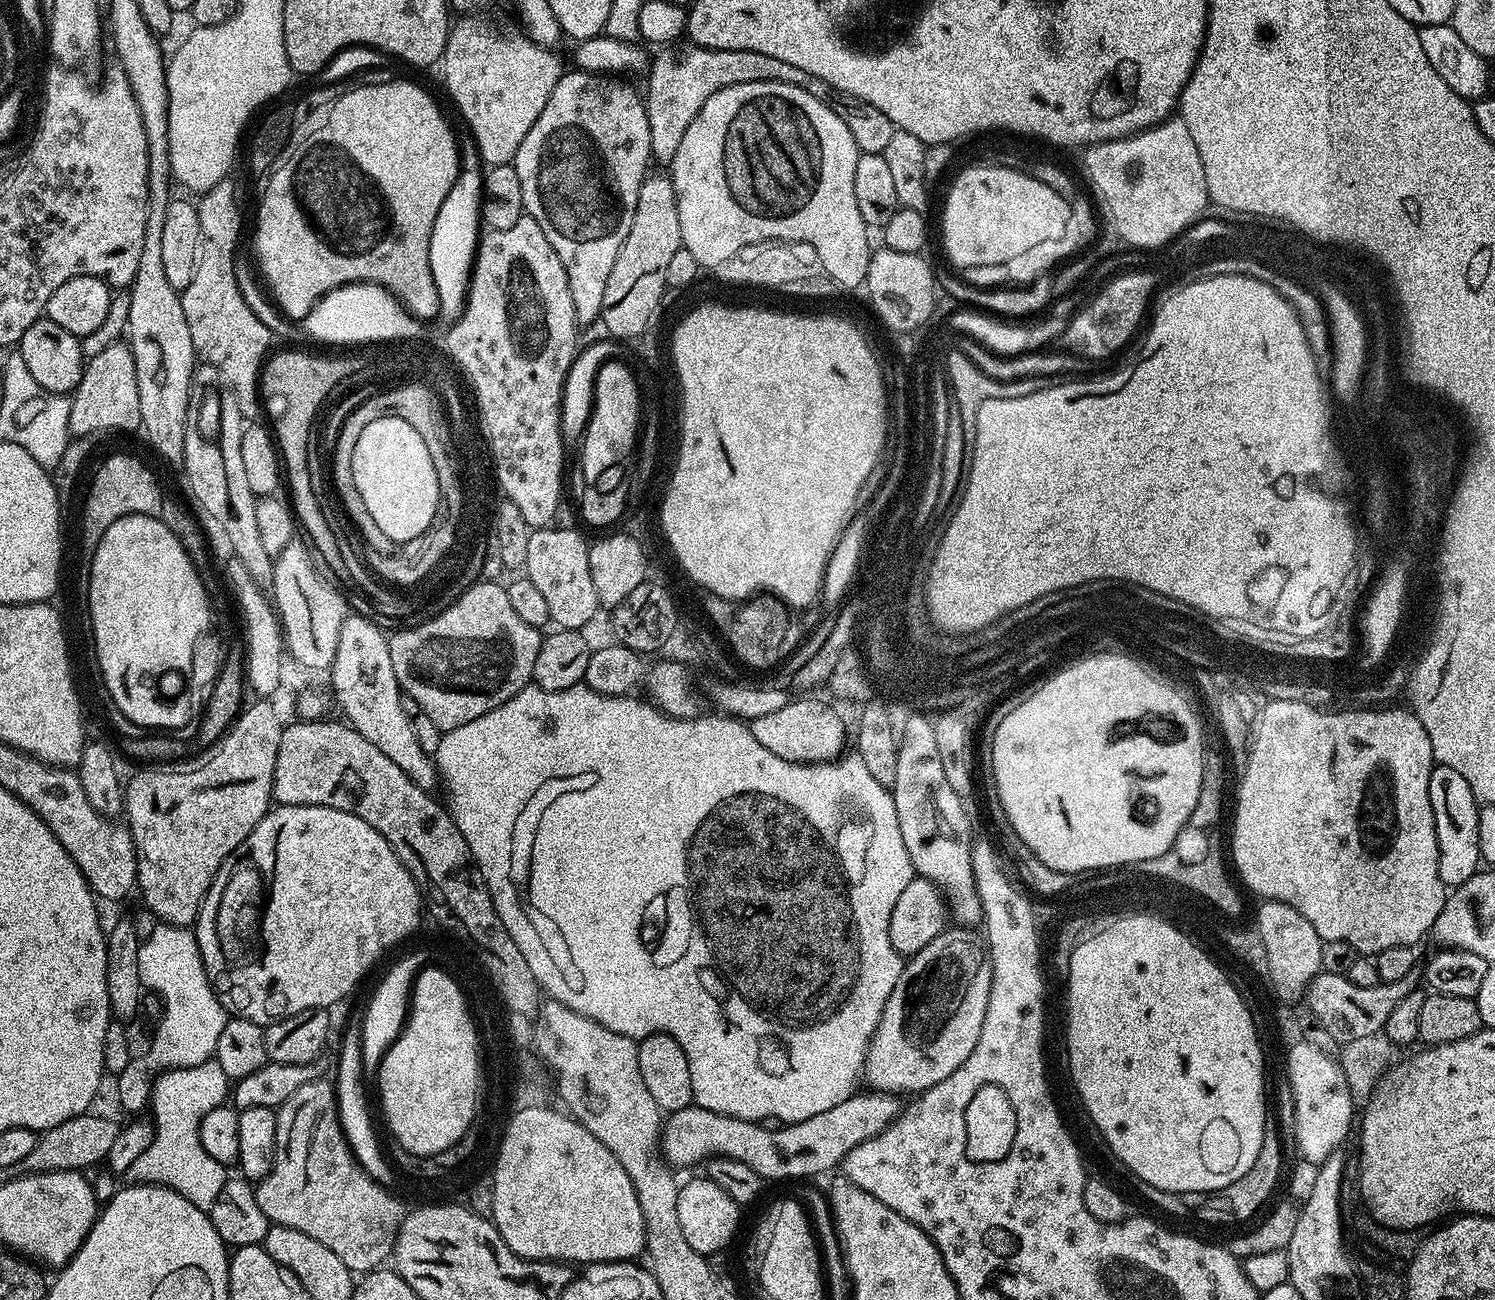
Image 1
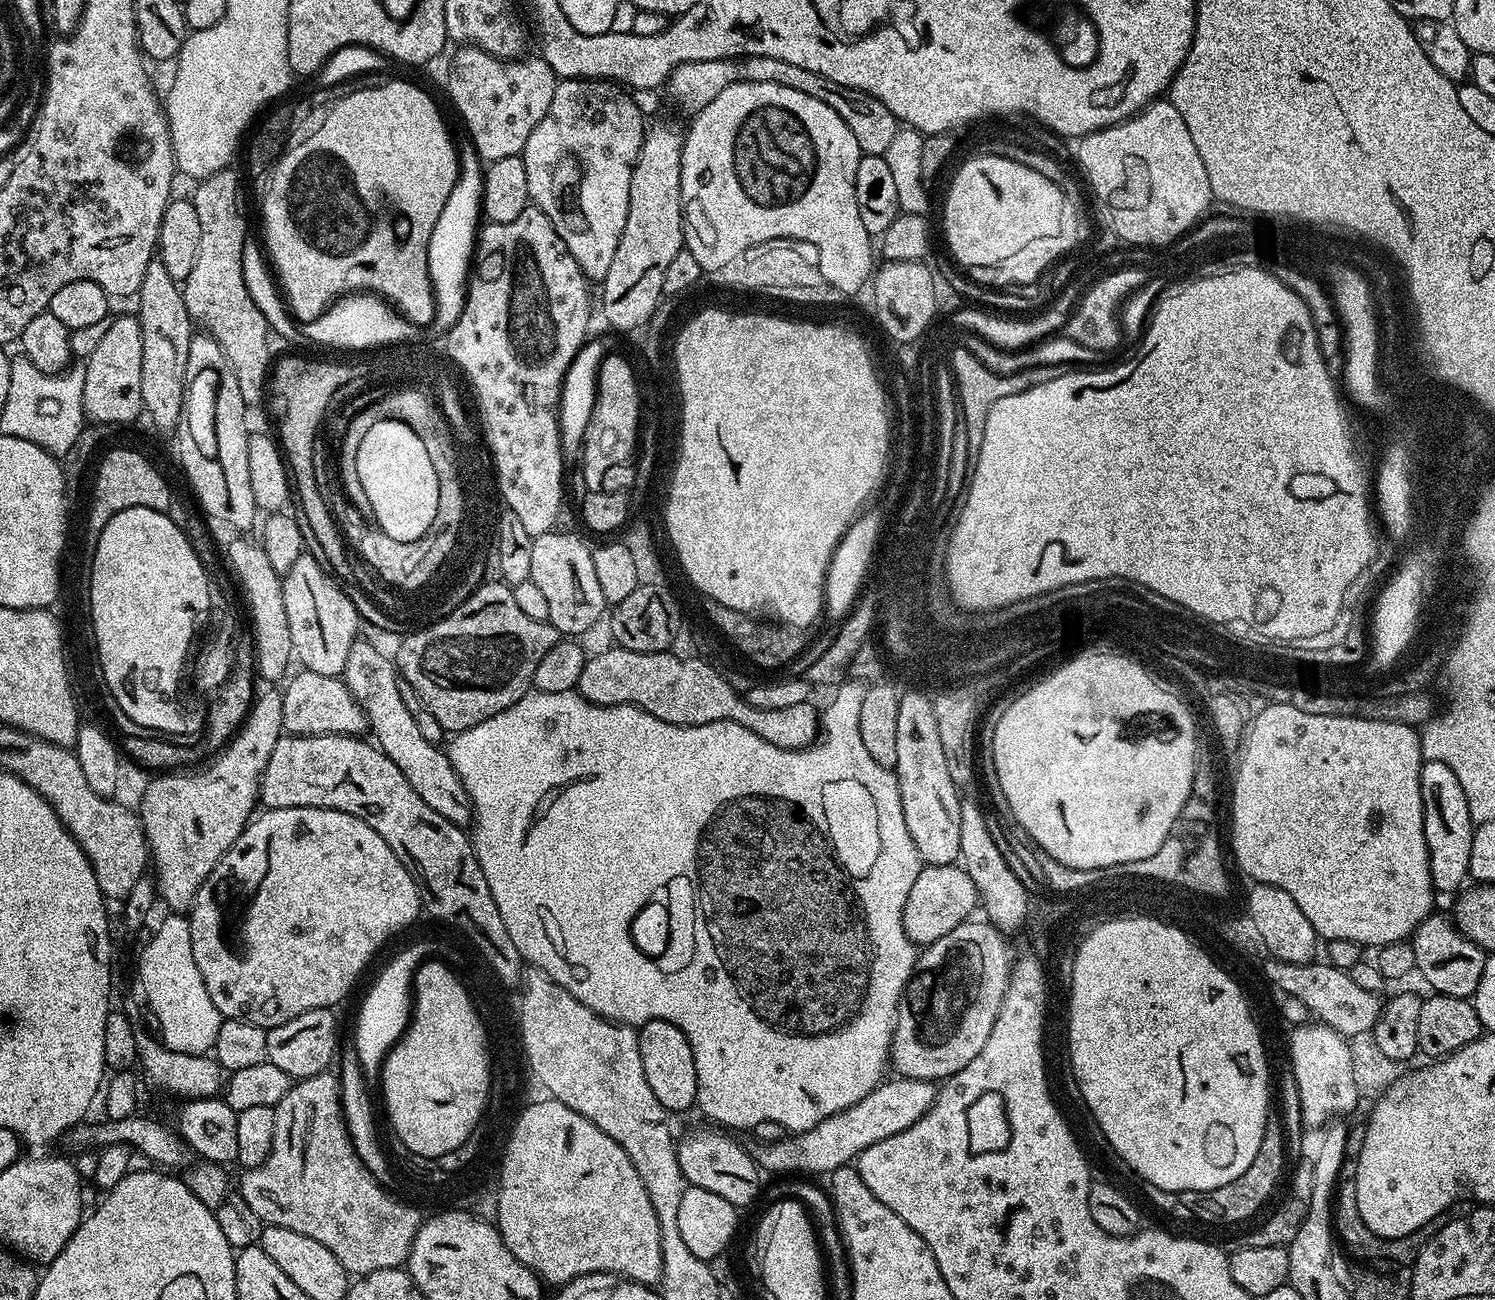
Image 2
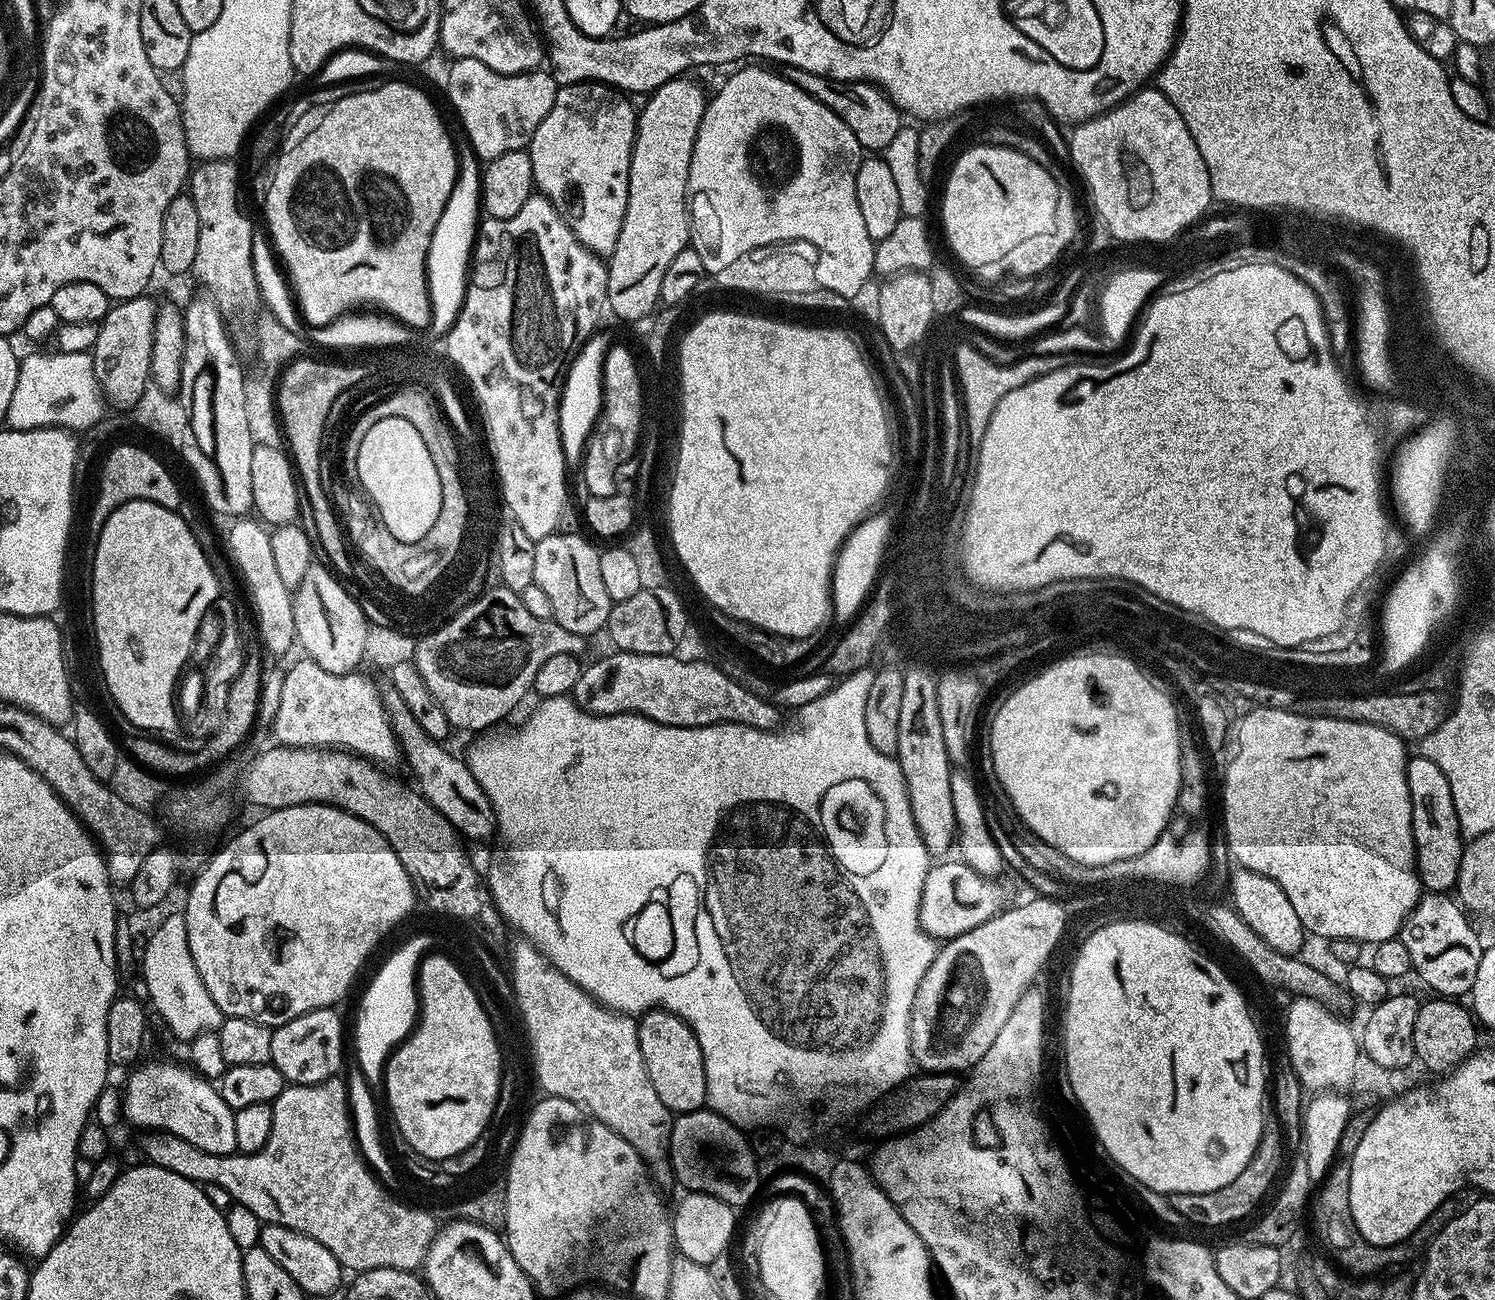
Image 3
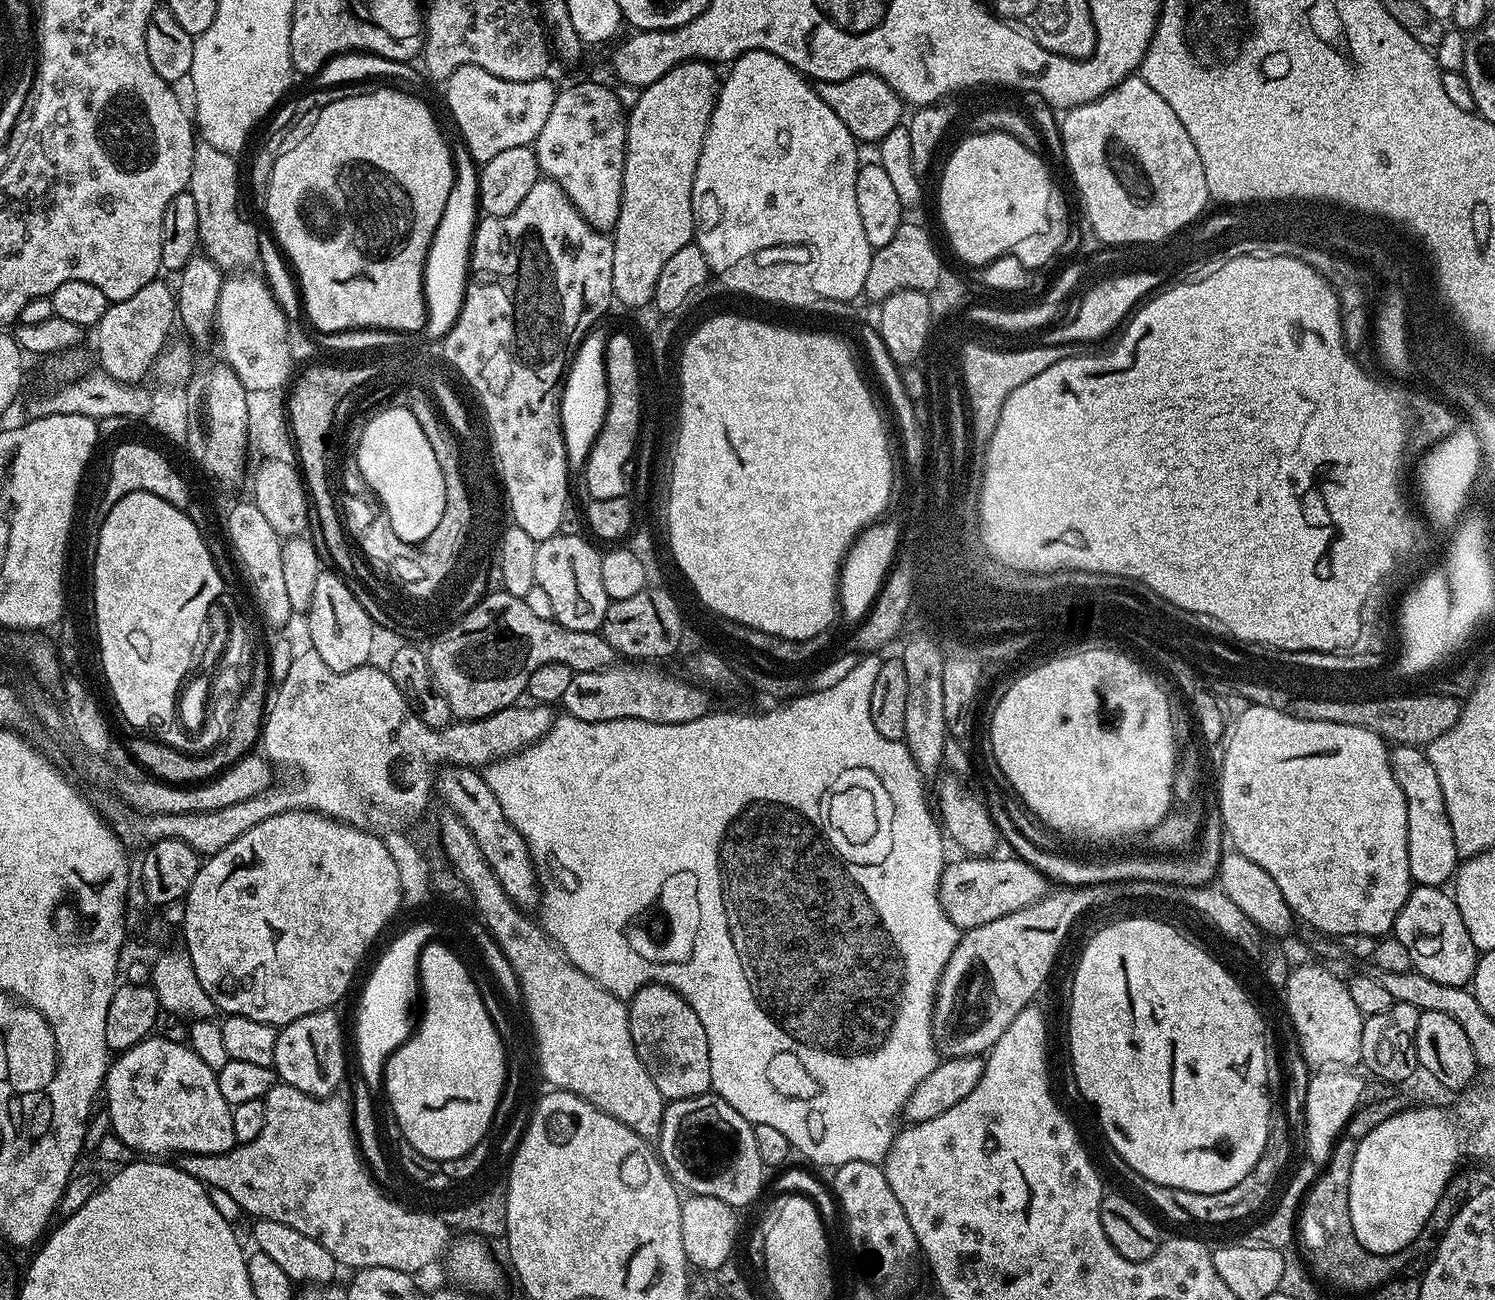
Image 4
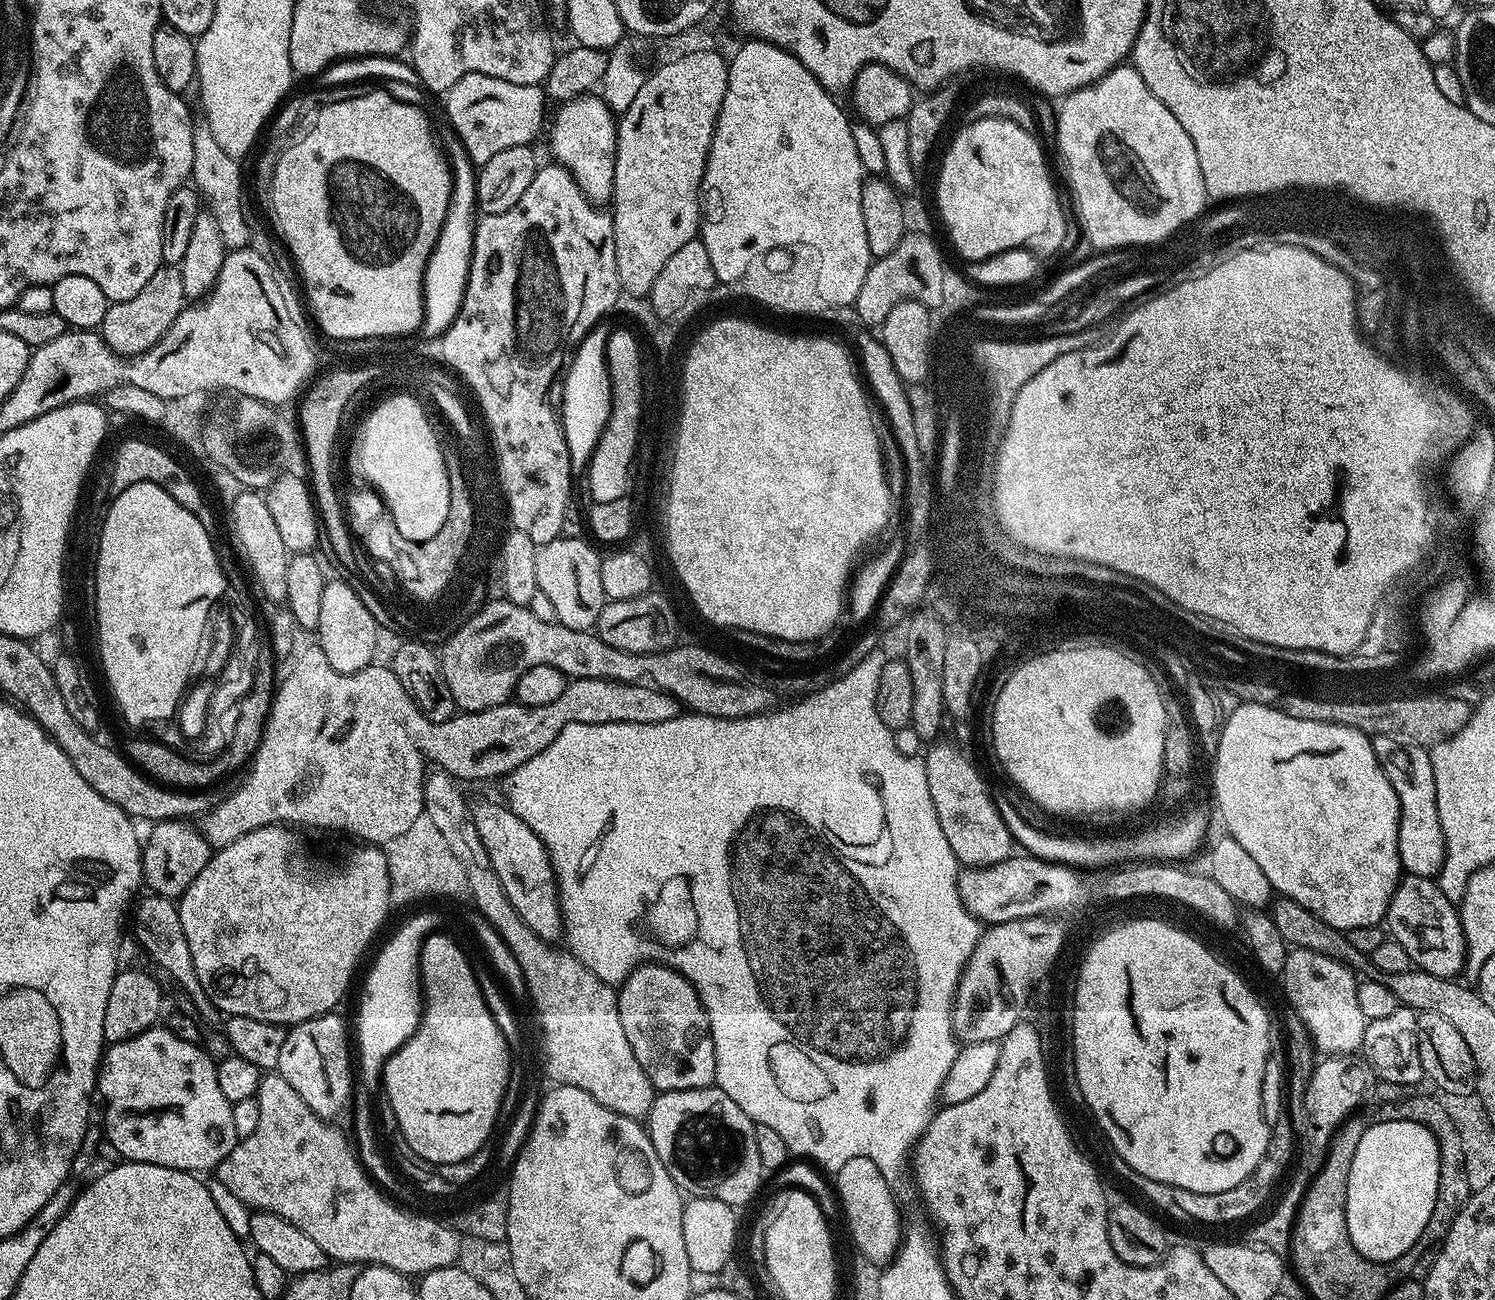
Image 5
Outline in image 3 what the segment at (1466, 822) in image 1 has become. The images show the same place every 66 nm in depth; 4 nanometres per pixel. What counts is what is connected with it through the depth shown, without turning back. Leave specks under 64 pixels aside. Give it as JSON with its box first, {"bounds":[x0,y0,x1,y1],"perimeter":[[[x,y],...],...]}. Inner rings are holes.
{"bounds":[1408,754,1466,893],"perimeter":[[[1416,754],[1408,761],[1408,789],[1412,795],[1412,829],[1414,830],[1414,840],[1416,842],[1416,872],[1420,875],[1421,885],[1423,885],[1428,892],[1451,893],[1453,889],[1456,888],[1456,883],[1458,882],[1458,872],[1462,861],[1462,854],[1465,850],[1466,837],[1464,833],[1460,831],[1458,814],[1454,810],[1454,794],[1450,792],[1450,782],[1446,780],[1446,774],[1442,774],[1442,770],[1438,770],[1438,766],[1434,766],[1434,762],[1430,762],[1430,758]]]}

